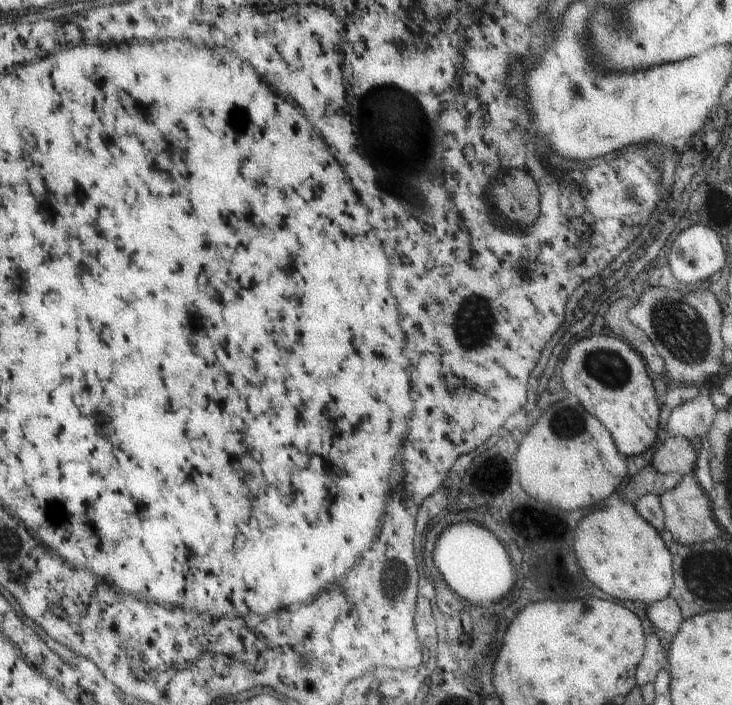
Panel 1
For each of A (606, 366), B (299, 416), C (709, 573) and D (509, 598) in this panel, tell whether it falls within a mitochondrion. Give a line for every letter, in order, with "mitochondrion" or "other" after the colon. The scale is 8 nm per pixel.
A: mitochondrion
B: other
C: mitochondrion
D: other

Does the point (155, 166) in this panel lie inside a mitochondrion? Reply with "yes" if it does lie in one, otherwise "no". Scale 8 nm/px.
no

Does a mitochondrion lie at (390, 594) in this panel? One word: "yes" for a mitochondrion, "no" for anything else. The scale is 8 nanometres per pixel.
yes

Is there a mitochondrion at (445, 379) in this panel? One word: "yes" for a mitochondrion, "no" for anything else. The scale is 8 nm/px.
no

